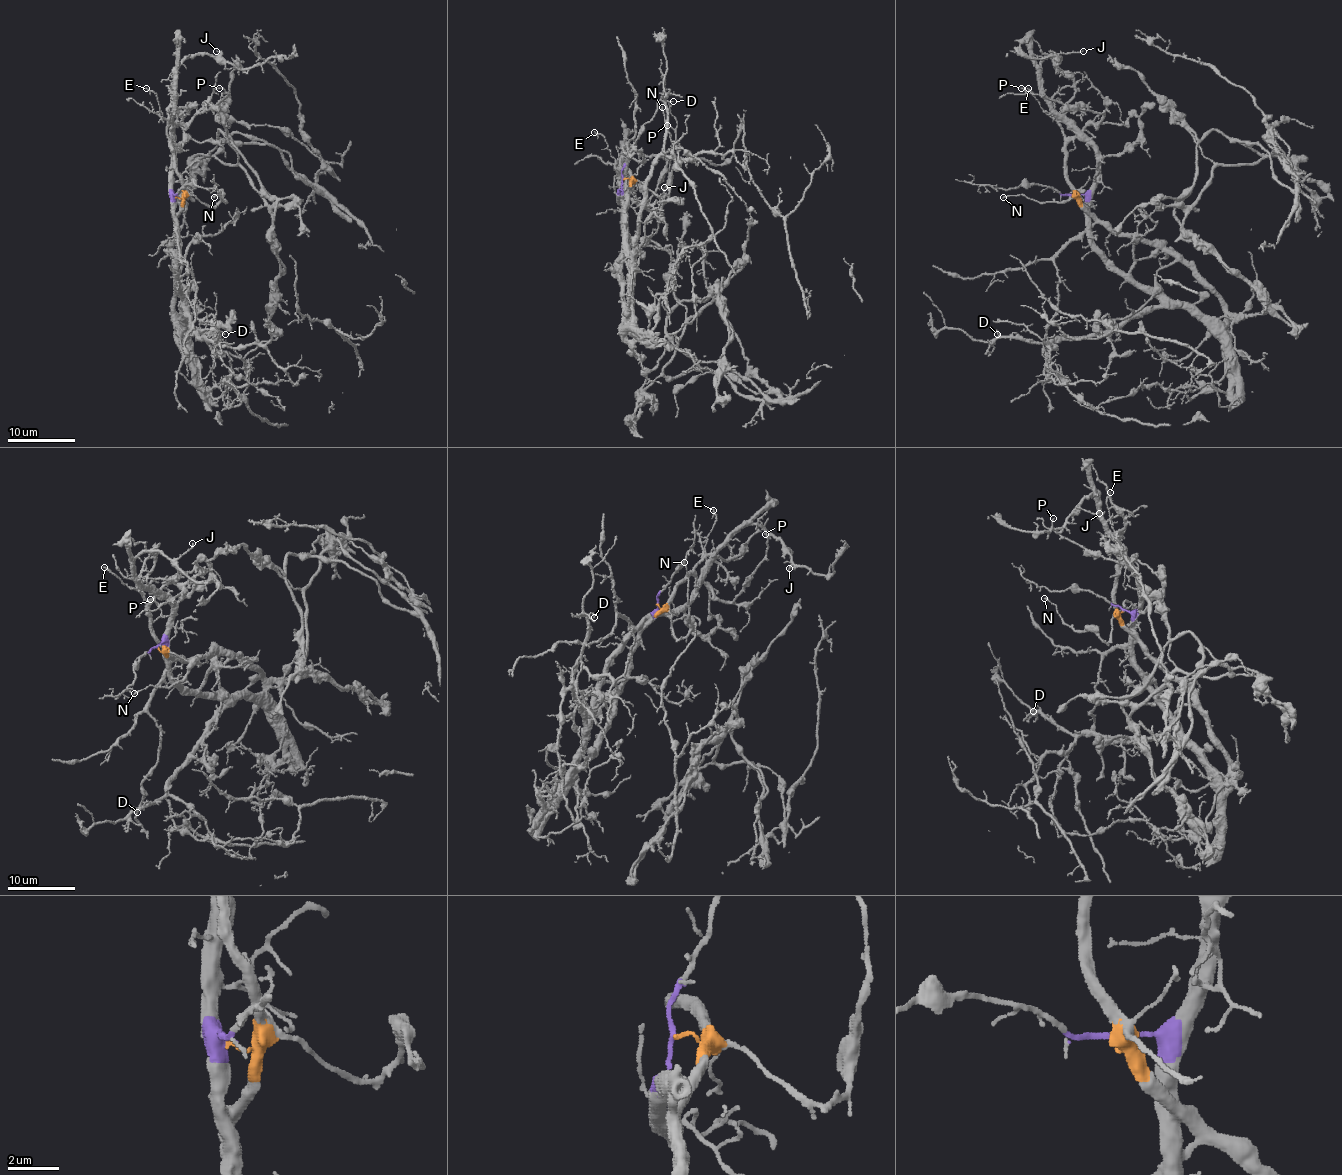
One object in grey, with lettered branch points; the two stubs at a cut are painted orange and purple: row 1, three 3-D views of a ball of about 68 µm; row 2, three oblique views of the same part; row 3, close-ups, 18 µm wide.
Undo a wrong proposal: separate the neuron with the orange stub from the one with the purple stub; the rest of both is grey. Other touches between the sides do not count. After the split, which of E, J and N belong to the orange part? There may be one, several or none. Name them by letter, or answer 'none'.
E, N

